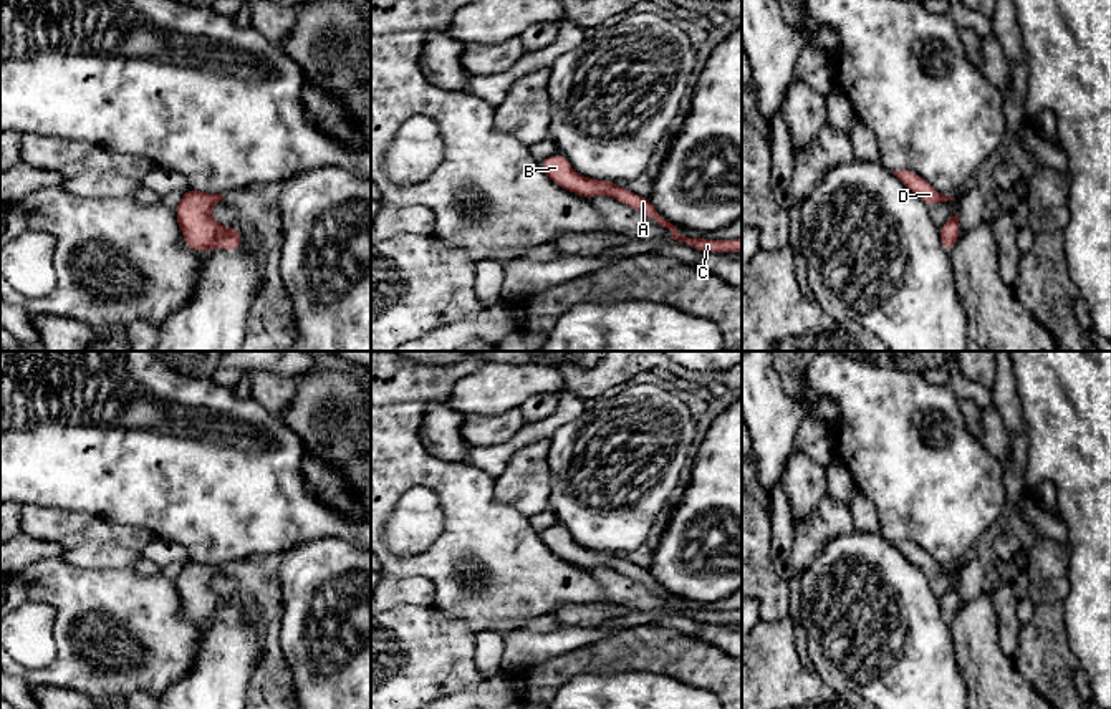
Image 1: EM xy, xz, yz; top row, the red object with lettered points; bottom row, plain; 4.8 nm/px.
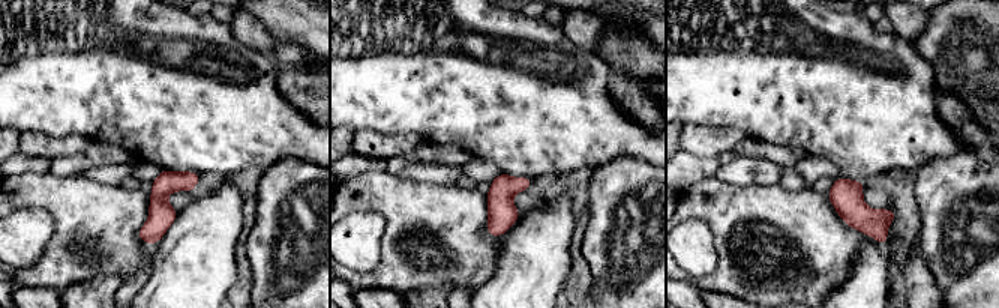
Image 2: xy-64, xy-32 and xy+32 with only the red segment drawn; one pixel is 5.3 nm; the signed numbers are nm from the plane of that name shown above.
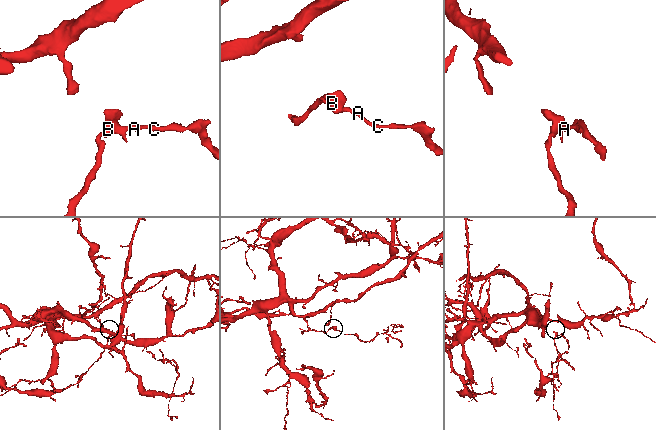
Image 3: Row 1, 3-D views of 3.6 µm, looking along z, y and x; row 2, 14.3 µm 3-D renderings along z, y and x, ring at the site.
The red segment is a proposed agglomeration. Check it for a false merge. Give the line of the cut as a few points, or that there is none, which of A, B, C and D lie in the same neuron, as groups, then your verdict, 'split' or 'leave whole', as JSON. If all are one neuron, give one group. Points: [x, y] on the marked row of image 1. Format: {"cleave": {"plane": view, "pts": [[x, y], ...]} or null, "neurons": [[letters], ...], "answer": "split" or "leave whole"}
{"cleave": null, "neurons": [["A", "B", "C", "D"]], "answer": "leave whole"}

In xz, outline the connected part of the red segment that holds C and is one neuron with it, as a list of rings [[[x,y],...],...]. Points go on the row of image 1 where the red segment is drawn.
[[[558,152],[540,162],[541,171],[560,187],[583,195],[596,197],[599,194],[609,195],[636,210],[641,210],[646,217],[652,219],[659,225],[672,232],[674,240],[685,244],[690,248],[700,252],[742,252],[742,239],[733,240],[709,240],[709,239],[692,239],[677,232],[677,227],[666,220],[656,207],[651,204],[649,197],[637,195],[624,187],[616,186],[611,181],[588,179],[576,174],[568,162],[568,159]]]

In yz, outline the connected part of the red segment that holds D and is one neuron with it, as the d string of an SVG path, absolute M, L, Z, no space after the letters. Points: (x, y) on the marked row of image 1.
M894 171L892 172L911 192L919 195L927 205L940 204L944 200L955 200L955 197L947 197L937 192L927 181L911 171Z

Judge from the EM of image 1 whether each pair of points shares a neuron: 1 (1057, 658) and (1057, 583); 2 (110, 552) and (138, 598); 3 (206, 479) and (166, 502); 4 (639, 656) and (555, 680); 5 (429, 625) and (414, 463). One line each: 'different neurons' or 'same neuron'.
1: same neuron
2: different neurons
3: same neuron
4: same neuron
5: different neurons

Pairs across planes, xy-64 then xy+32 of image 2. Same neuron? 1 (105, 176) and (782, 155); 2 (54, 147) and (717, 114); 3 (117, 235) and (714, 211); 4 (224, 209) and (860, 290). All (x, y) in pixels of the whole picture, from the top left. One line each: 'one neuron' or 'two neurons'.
1: two neurons
2: two neurons
3: one neuron
4: one neuron

